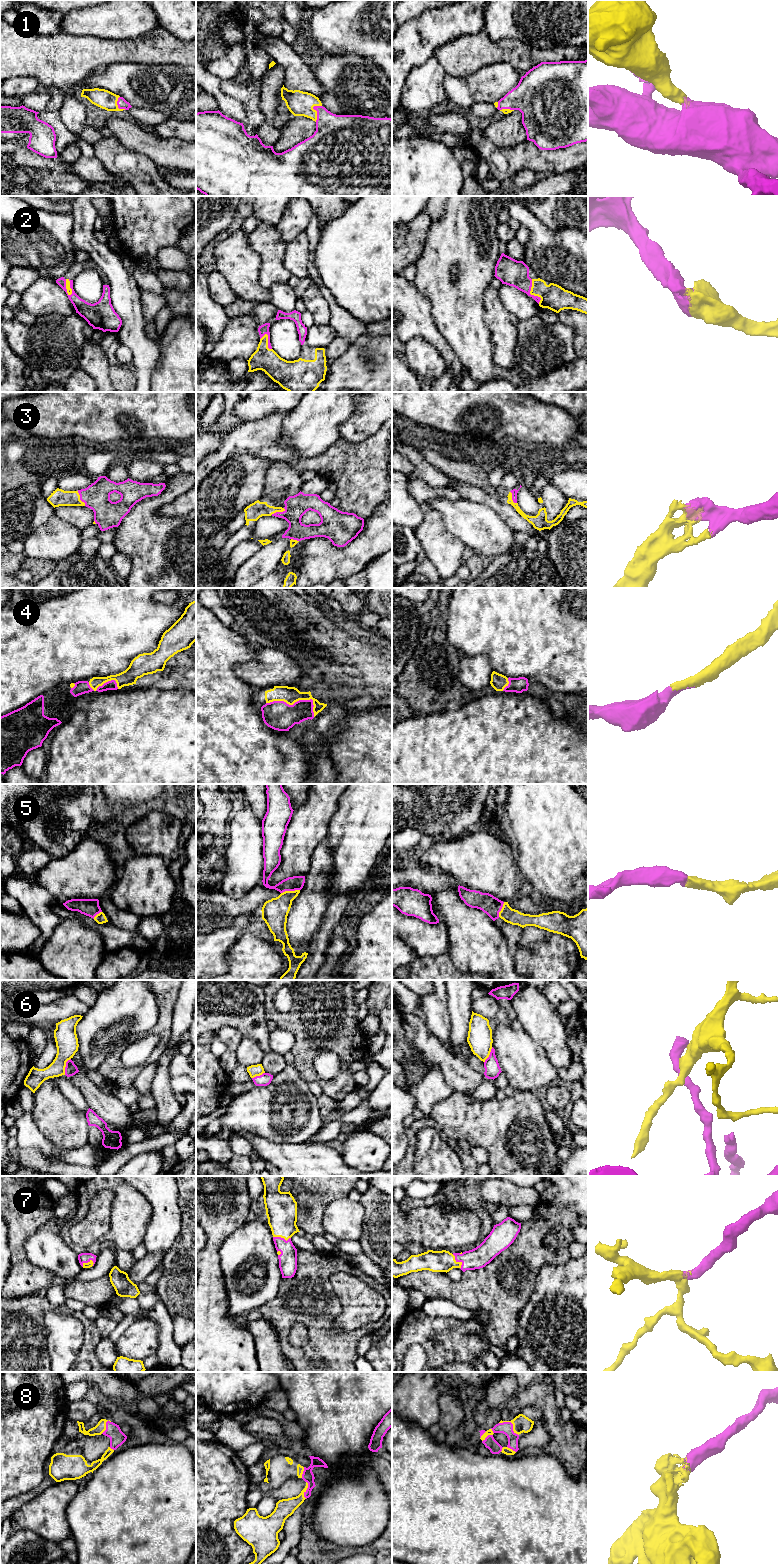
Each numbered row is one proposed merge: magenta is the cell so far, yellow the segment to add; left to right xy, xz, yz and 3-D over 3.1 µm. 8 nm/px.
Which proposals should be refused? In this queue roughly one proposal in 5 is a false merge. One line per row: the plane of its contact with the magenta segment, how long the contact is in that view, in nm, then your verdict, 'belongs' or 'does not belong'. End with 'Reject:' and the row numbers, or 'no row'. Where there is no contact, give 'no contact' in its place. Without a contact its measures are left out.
1: xz | 140 nm | belongs
2: xy | 140 nm | belongs
3: xy | 140 nm | belongs
4: xz | 400 nm | belongs
5: xz | 160 nm | belongs
6: xy | 140 nm | does not belong
7: yz | 140 nm | belongs
8: yz | 190 nm | belongs
Reject: 6

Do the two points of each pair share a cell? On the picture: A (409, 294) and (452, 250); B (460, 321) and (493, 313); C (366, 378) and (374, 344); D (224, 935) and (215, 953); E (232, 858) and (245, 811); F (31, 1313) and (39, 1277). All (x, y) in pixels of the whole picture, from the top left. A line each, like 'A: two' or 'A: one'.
A: two
B: two
C: one
D: one
E: one
F: two

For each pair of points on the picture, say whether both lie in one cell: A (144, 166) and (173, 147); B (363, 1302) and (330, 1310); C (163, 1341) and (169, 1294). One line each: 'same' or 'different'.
A: different
B: different
C: different

